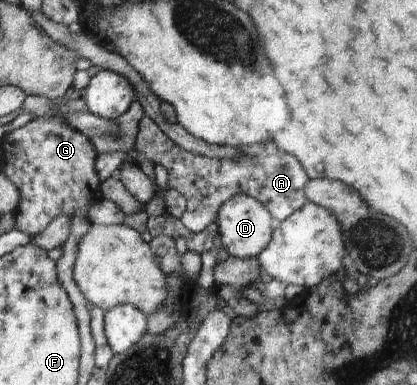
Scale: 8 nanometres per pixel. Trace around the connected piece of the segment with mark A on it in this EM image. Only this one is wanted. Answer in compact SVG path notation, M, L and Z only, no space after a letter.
M145 115L139 121L136 143L133 149L137 150L141 156L145 154L145 158L148 158L149 162L152 162L154 166L161 165L168 174L168 188L176 188L179 194L185 196L187 205L180 221L192 233L201 232L209 226L209 223L216 222L219 207L228 198L234 197L237 193L243 193L258 200L270 212L274 222L273 228L277 227L276 224L279 224L282 220L289 218L290 214L299 210L308 201L304 193L304 186L310 178L305 169L295 156L285 154L283 150L279 150L271 141L240 146L241 157L236 161L233 159L210 159L208 156L201 156L181 148L167 137L165 133L161 132L152 118Z

